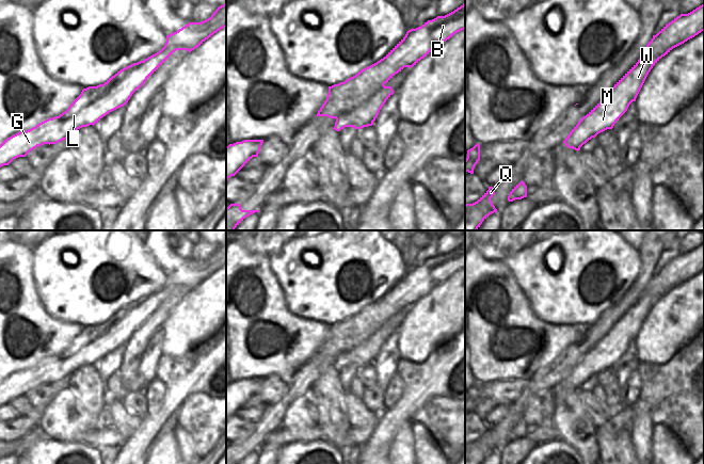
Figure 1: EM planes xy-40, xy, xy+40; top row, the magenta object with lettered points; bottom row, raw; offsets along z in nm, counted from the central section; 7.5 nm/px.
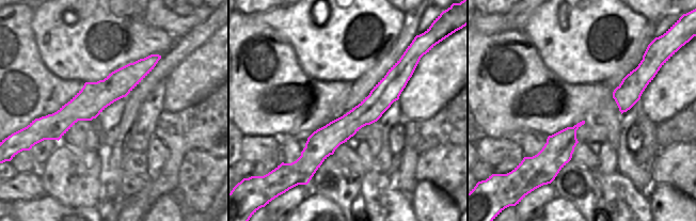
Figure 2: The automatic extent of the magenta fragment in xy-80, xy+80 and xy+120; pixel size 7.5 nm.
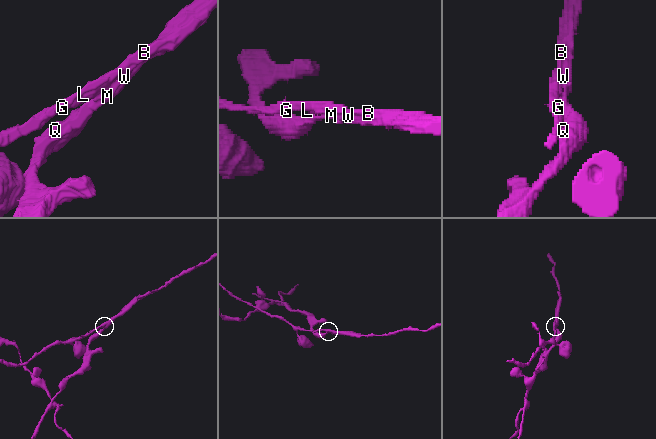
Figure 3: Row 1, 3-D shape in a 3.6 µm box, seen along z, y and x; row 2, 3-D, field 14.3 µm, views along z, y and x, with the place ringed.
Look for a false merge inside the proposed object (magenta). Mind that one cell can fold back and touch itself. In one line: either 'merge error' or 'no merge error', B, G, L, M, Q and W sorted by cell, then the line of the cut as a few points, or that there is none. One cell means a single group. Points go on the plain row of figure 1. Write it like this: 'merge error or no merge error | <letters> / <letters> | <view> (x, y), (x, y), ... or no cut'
merge error | B G L W / M Q | xy (379, 350), (372, 342), (366, 339), (336, 358)

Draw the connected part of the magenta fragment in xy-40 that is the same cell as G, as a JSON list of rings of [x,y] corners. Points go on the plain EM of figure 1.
[[[226,242],[219,245],[210,257],[202,261],[189,261],[178,270],[166,274],[166,282],[159,291],[148,295],[144,300],[133,302],[121,308],[103,323],[83,327],[81,333],[70,342],[68,348],[59,355],[48,357],[27,370],[20,370],[4,379],[0,383],[0,406],[9,404],[18,396],[26,396],[37,385],[57,383],[66,379],[82,366],[87,366],[90,364],[94,365],[110,351],[124,346],[132,333],[140,327],[176,289],[188,289],[190,292],[224,266],[226,266]]]

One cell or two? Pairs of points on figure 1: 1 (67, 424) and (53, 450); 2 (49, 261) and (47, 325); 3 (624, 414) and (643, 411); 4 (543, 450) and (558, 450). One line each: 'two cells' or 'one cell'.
1: two cells
2: two cells
3: two cells
4: one cell

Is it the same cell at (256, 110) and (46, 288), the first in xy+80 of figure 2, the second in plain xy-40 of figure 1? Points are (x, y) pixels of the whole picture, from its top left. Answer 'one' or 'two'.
two

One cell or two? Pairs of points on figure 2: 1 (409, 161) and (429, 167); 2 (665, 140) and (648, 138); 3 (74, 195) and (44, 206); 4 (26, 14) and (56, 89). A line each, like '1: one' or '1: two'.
1: two
2: two
3: two
4: one

